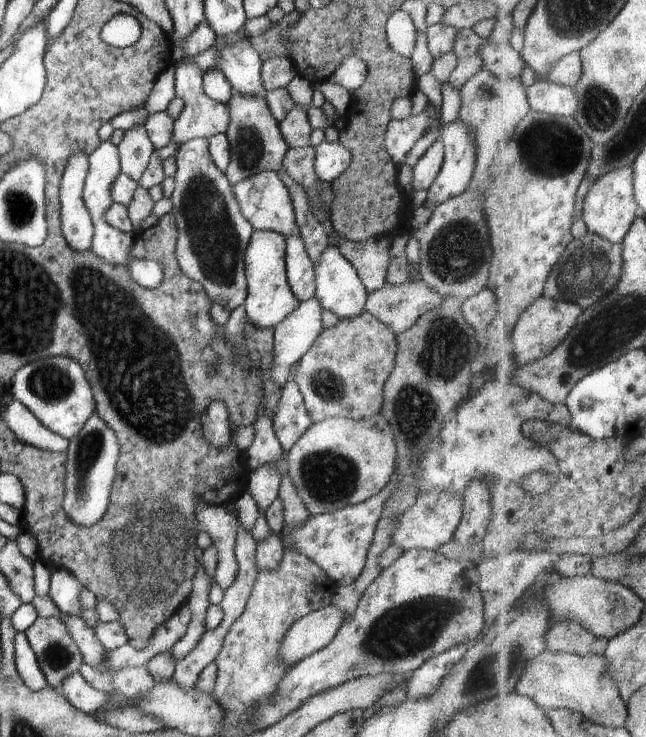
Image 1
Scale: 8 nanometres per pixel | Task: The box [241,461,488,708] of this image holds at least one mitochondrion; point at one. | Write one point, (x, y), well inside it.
(415, 626)

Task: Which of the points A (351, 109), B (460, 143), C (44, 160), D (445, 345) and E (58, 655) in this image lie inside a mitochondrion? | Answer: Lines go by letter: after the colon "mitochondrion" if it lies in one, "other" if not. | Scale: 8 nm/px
A: other
B: other
C: other
D: mitochondrion
E: mitochondrion

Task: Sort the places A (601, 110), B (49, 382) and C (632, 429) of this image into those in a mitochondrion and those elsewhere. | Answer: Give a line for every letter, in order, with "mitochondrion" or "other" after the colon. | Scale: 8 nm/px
A: mitochondrion
B: mitochondrion
C: other

